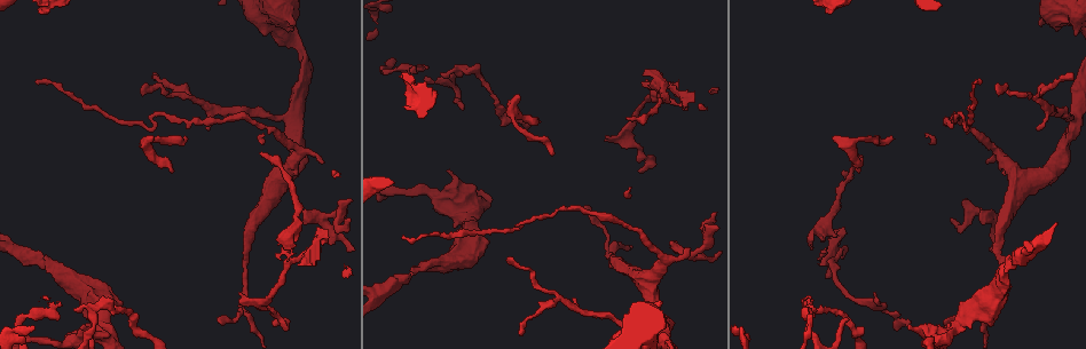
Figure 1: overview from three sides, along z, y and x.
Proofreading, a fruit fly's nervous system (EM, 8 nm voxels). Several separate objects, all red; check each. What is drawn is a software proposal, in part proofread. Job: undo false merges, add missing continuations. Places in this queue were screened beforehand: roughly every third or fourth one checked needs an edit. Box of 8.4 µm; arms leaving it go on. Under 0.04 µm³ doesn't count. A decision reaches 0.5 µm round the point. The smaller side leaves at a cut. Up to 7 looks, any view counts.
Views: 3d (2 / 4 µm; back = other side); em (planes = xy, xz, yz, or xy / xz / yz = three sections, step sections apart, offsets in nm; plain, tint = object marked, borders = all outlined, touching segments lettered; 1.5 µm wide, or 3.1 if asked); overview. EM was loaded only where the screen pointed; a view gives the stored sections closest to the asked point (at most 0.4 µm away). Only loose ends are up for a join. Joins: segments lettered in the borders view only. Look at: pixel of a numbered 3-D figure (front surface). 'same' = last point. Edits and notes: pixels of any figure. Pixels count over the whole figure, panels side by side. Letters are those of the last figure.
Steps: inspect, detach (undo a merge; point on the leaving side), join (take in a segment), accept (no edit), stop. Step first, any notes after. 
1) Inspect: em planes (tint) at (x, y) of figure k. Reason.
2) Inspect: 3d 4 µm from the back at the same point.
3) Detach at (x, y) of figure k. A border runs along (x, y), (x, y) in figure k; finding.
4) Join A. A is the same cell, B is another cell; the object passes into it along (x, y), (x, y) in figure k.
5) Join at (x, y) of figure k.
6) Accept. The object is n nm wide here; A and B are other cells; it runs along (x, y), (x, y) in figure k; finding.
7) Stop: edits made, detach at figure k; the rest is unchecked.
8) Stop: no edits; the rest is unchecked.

Inspect: em xz step 8 (borders) at (218, 322) of figure 1. Branch stops here.

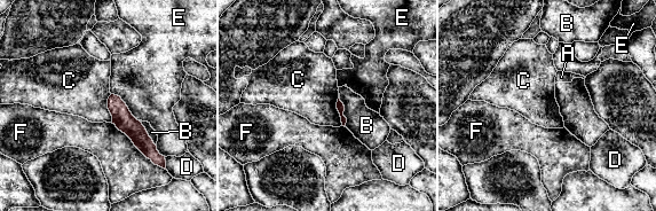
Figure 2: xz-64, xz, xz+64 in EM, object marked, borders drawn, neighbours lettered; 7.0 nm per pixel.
Inspect: em planes (borders) at the same point.

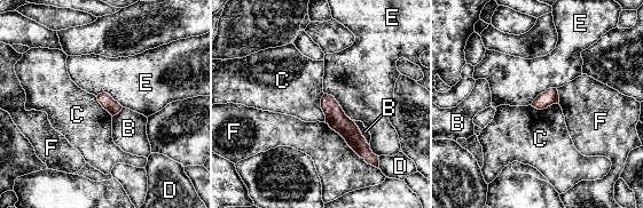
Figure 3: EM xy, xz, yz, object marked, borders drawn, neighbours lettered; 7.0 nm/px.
Accept. B, C, D, E and F are other cells; it runs along (326, 97), (335, 117), (366, 156) in figure 3; no lettered segment goes on from it.

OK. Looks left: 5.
Inspect: 3d 2 µm at (268, 127) of figure 1. Narrows sharply.

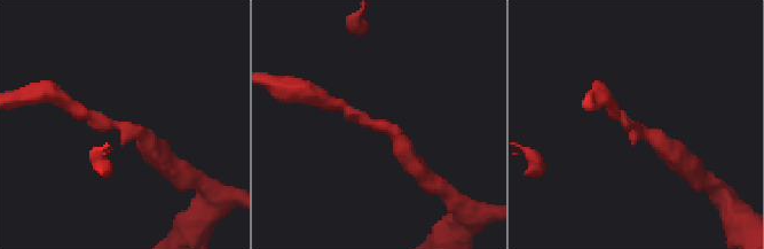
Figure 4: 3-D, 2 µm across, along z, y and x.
Inspect: em xz step 8 (tint) at (632, 128) of figure 4.

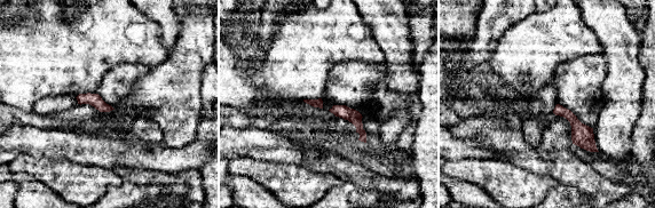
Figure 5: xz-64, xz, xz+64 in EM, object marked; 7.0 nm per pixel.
Inspect: em planes (borders) at the same point. Cut it another way.

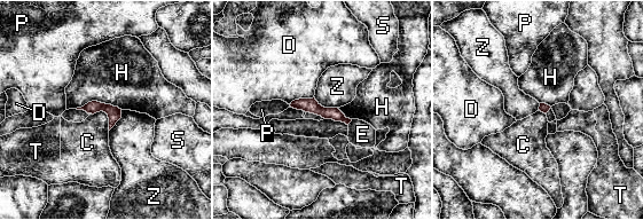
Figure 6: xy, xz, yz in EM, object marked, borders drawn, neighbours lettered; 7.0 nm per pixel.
Accept. The longest contact is with H, 320 nm; C, D, E, H, P, S, T and Z are other cells; one cell here.

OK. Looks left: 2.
Inspect: 3d 2 µm at (142, 95) of figure 1. An open end.

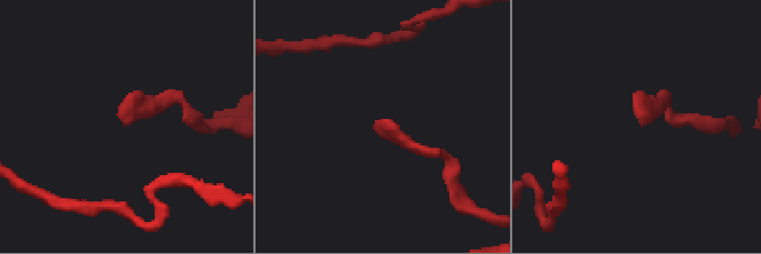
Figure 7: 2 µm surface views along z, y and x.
Inspect: em planes (borders) at (650, 121) of figure 7.

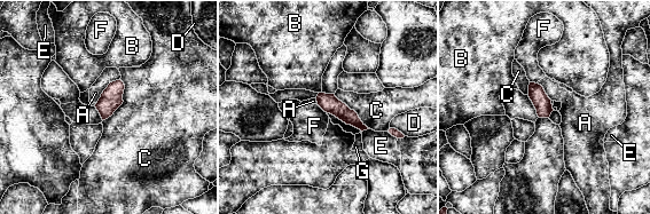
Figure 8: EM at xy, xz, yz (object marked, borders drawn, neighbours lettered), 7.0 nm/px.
Accept. A, B, C, D, E, F and G are other cells; it runs along (320, 96), (362, 127) in figure 8; no lettered segment goes on from it.

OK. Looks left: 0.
Stop: no edits; the rest is unchecked.

